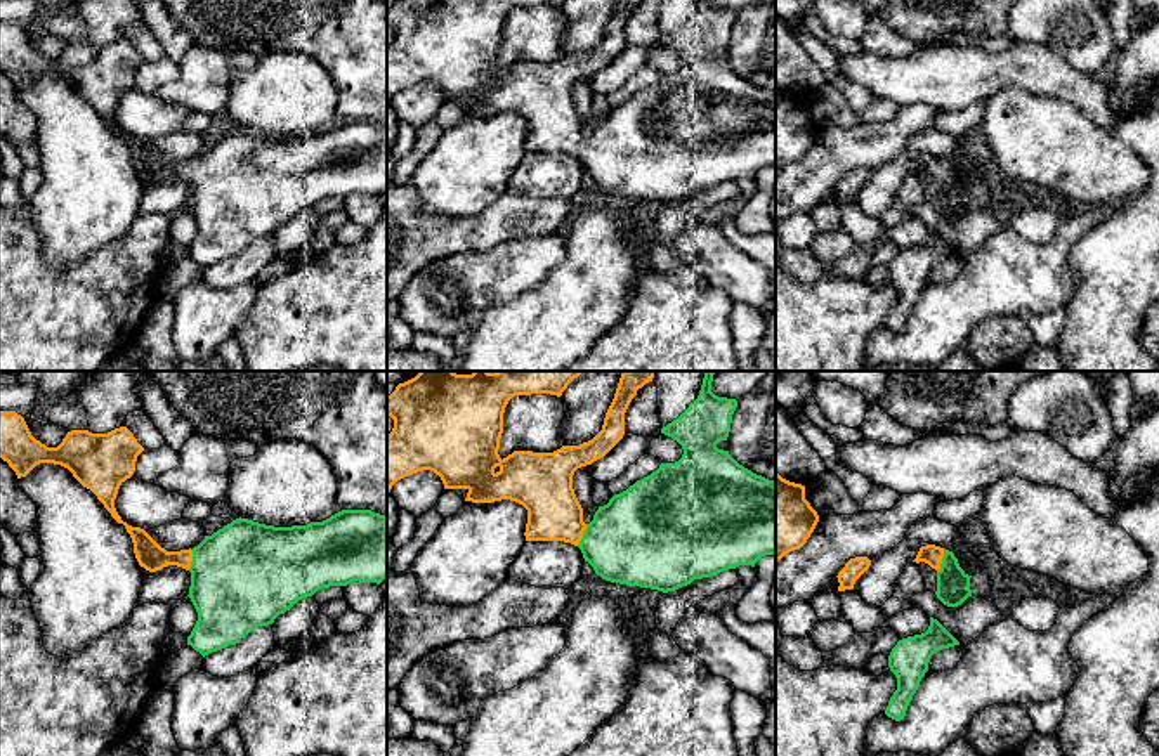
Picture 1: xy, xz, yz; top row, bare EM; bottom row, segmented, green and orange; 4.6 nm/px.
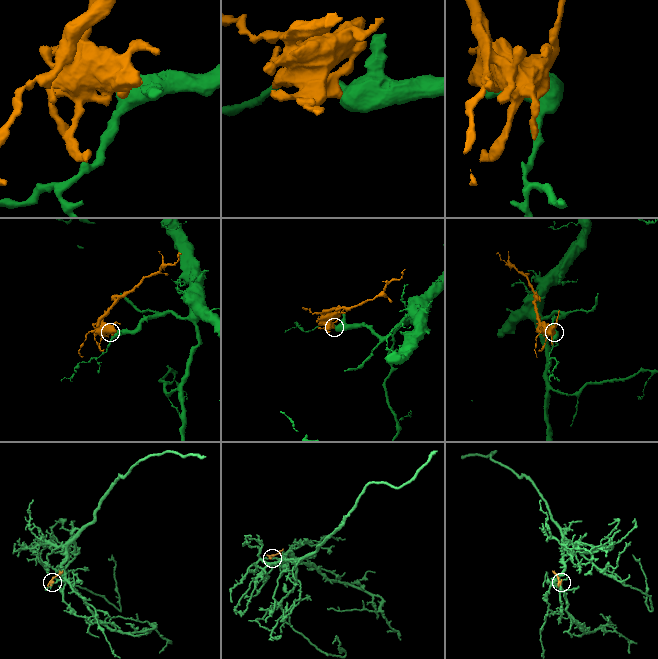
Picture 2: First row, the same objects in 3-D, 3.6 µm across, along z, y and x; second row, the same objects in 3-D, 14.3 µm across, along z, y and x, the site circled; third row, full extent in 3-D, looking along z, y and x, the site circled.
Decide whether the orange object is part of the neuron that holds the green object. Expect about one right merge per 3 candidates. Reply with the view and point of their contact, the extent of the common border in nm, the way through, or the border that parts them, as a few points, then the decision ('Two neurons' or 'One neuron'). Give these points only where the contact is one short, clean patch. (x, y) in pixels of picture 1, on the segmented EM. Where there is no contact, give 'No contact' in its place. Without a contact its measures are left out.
Touches green at yz (942, 560). Shared border 120 nm. Path across: yz (953, 586), (942, 560), (930, 553). One neuron

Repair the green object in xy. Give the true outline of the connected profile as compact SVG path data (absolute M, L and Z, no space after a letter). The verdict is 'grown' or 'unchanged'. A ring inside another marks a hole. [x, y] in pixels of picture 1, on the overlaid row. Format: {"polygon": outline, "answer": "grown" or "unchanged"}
{"polygon": "M0 411L0 458L9 463L17 479L26 477L40 463L68 468L90 489L111 517L123 524L134 543L141 567L149 572L177 565L191 572L189 598L198 621L187 636L203 657L236 645L259 626L269 626L298 600L330 586L347 586L354 581L377 583L387 579L387 515L371 510L342 510L323 522L274 527L248 518L236 518L193 550L167 551L144 529L121 520L115 508L120 486L135 472L137 456L144 447L127 427L108 433L71 430L57 447L36 440L24 418L16 411Z", "answer": "grown"}

